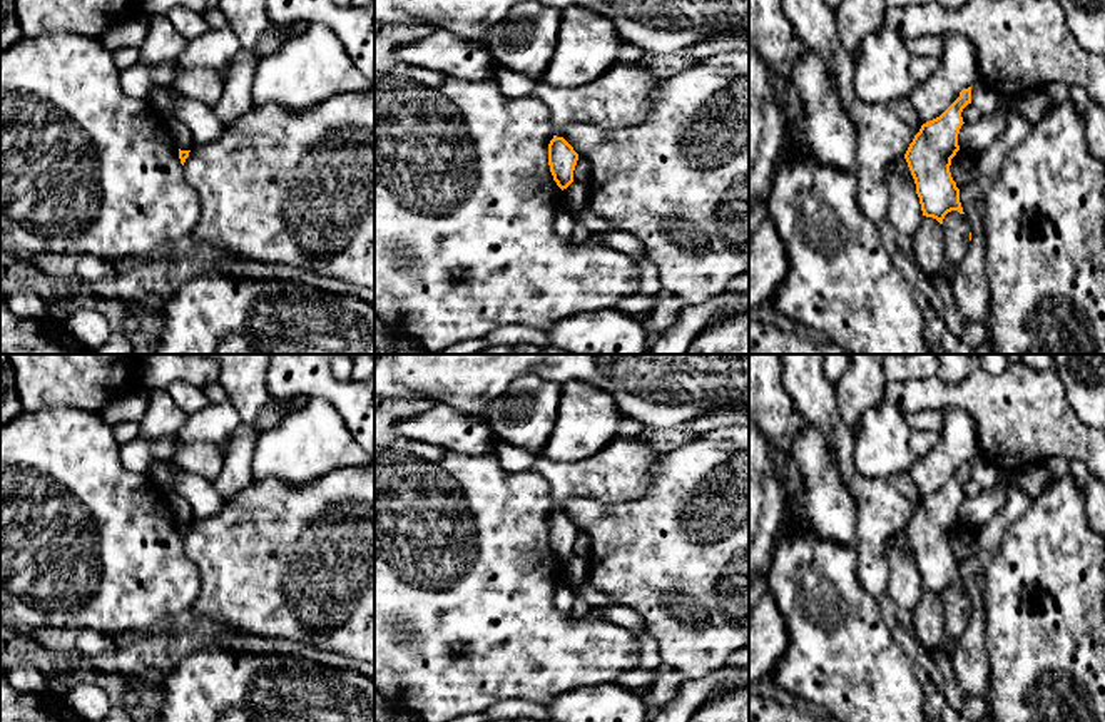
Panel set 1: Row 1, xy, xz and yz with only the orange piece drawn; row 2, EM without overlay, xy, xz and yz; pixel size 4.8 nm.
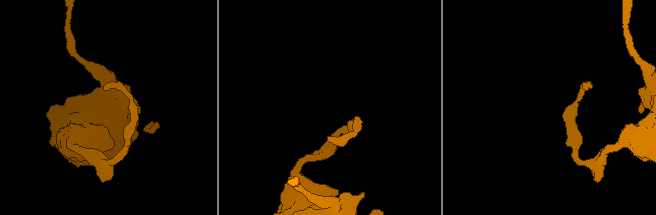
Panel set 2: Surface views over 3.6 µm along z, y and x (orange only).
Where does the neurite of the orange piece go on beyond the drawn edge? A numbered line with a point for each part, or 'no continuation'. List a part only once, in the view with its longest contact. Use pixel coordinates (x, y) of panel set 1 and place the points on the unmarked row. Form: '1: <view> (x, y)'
no continuation

